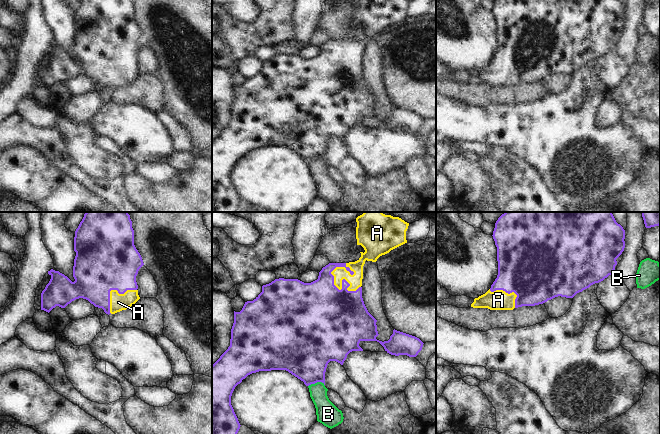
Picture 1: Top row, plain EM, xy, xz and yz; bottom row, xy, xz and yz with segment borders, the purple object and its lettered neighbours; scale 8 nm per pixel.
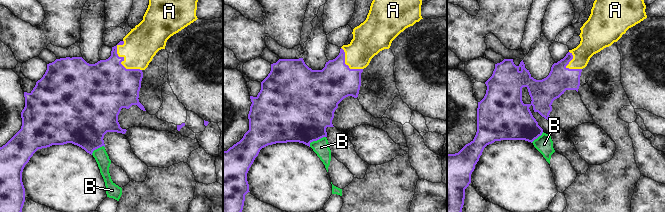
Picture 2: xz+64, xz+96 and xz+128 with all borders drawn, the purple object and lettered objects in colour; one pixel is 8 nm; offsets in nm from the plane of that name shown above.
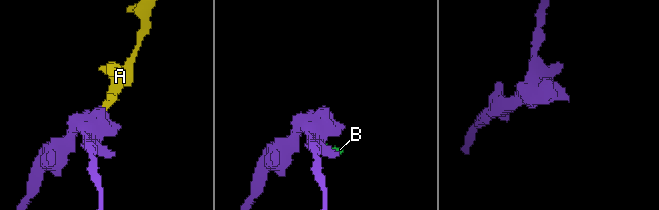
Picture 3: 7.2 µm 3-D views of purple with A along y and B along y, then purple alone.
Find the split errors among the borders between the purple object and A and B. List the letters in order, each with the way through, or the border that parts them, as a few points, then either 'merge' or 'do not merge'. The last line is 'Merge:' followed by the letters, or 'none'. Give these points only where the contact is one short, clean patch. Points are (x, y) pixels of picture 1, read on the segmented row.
A: across xz (321, 304), (341, 288), (342, 281), (339, 273) | merge
B: do not merge
Merge: A

